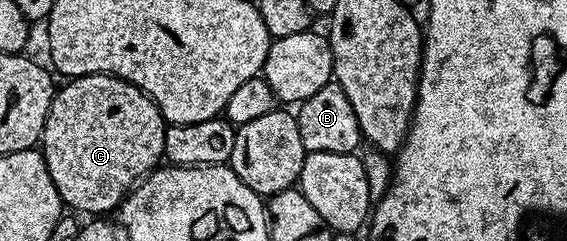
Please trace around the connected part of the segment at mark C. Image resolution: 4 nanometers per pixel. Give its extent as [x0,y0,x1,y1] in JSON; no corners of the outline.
[42,72,166,214]

